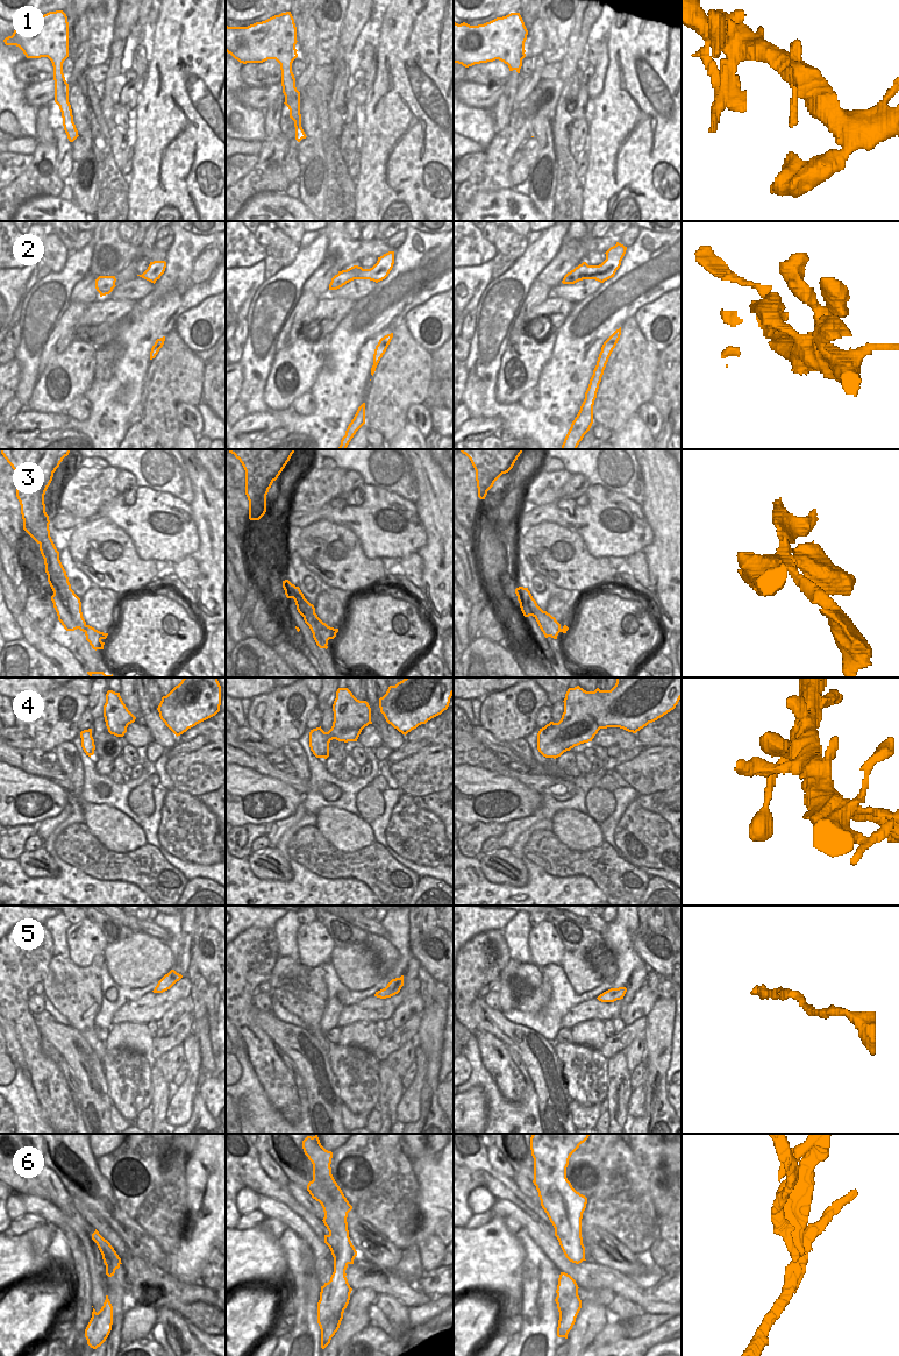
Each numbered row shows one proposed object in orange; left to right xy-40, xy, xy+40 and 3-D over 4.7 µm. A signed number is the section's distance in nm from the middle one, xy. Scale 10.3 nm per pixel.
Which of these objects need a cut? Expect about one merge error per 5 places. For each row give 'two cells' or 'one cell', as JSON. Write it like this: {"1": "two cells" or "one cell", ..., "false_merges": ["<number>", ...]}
{"1": "one cell", "2": "one cell", "3": "two cells", "4": "one cell", "5": "one cell", "6": "one cell", "false_merges": ["3"]}

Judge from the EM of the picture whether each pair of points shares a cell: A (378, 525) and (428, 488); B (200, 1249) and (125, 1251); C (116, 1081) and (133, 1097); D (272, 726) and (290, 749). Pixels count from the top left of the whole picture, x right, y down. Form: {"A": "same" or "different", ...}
{"A": "different", "B": "same", "C": "same", "D": "different"}

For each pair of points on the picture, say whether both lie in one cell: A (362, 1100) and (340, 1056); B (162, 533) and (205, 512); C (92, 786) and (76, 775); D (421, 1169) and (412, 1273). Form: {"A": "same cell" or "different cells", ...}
{"A": "same cell", "B": "different cells", "C": "different cells", "D": "same cell"}

